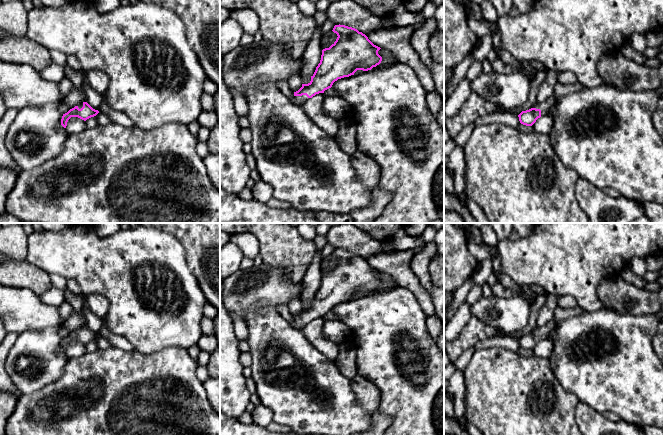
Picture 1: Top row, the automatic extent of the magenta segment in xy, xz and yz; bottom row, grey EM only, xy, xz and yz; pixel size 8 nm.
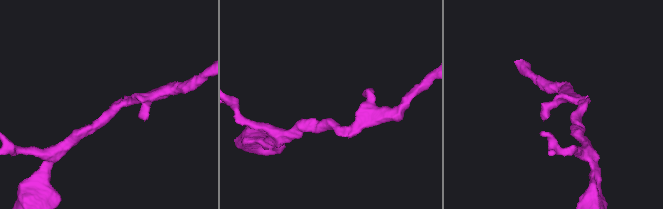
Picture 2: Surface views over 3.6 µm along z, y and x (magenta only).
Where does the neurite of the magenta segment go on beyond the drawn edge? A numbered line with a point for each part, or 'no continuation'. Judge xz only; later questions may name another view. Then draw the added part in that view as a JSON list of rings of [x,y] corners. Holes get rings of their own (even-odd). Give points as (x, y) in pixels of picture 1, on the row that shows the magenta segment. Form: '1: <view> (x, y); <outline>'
1: xz (299, 100); [[[306,95],[295,96],[295,105],[302,106],[308,99]]]

